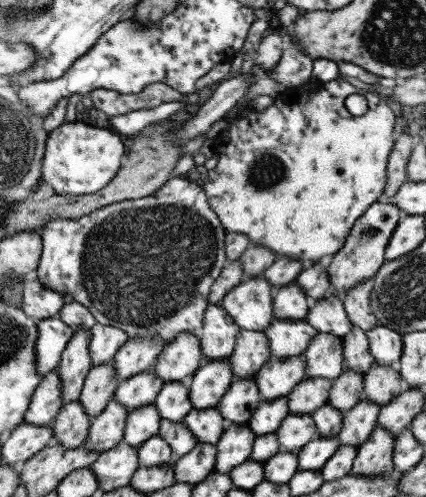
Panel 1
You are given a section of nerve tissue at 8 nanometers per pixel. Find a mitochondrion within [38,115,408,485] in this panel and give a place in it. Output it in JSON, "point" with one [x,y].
{"point":[141,265]}

